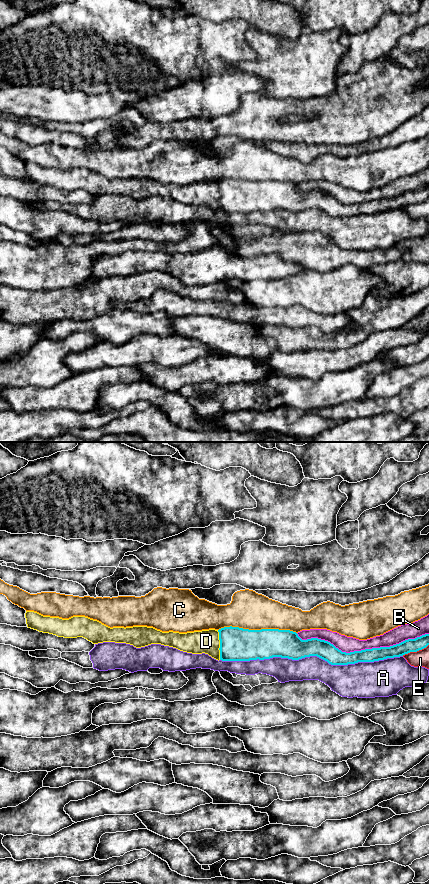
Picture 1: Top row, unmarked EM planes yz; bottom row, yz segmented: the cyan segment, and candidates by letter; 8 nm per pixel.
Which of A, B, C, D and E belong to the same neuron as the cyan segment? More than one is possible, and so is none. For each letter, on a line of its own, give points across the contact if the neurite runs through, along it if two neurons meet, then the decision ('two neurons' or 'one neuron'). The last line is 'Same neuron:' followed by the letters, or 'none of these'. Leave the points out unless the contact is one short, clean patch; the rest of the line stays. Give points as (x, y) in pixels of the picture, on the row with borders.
A: two neurons
B: two neurons
C: two neurons
D: way yz (236, 644), (220, 645), (206, 641); one neuron
E: two neurons
Same neuron: D

